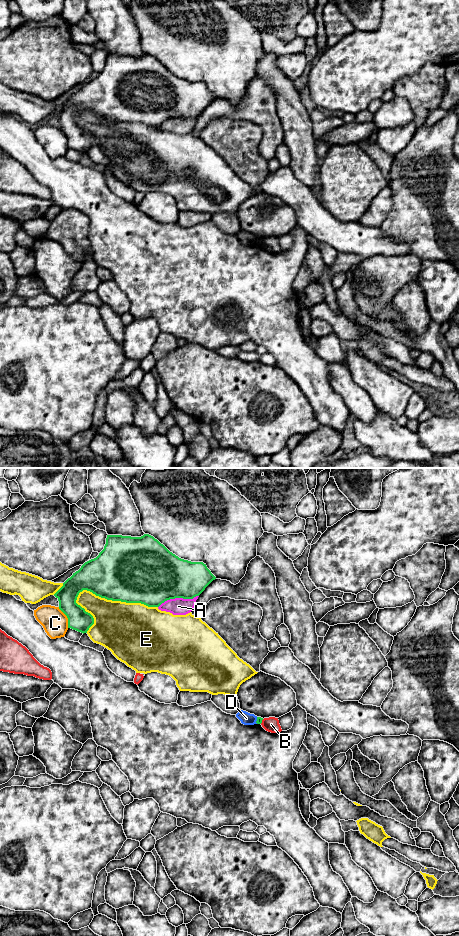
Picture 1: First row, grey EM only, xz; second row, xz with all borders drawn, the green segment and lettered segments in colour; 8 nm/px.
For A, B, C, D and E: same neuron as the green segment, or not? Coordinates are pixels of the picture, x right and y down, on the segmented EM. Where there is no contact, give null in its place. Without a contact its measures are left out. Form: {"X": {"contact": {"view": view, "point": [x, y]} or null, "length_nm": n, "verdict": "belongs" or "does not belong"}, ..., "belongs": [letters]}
{"A": {"contact": {"view": "xz", "point": [178, 597]}, "length_nm": 340, "verdict": "does not belong"}, "B": {"contact": {"view": "xz", "point": [261, 721]}, "length_nm": 50, "verdict": "does not belong"}, "C": {"contact": {"view": "xz", "point": [67, 617]}, "length_nm": 190, "verdict": "does not belong"}, "D": {"contact": {"view": "xz", "point": [257, 720]}, "length_nm": 60, "verdict": "does not belong"}, "E": {"contact": {"view": "xz", "point": [115, 600]}, "length_nm": 650, "verdict": "does not belong"}, "belongs": []}

